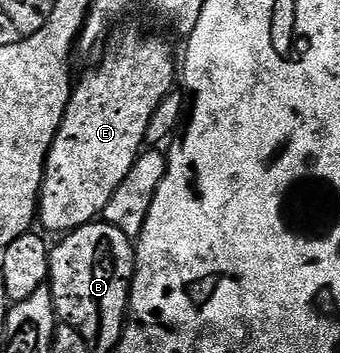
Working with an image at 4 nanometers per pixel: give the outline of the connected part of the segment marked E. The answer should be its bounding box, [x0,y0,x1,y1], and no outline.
[39,31,179,233]

